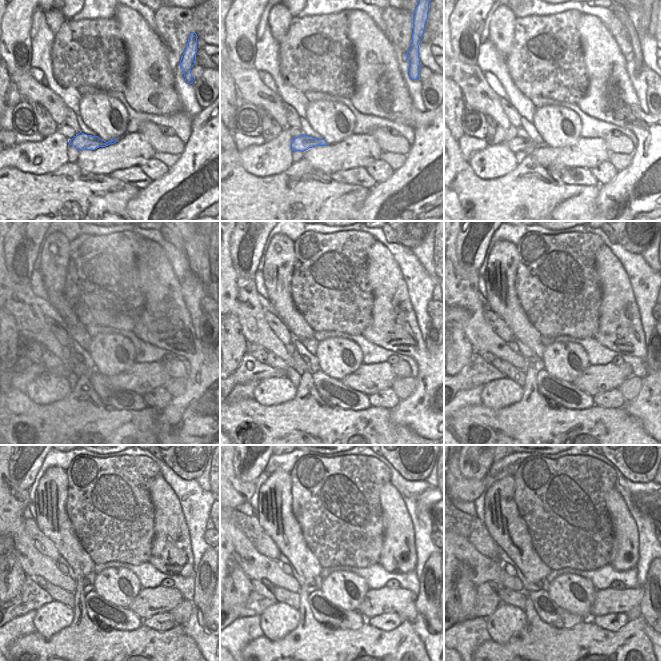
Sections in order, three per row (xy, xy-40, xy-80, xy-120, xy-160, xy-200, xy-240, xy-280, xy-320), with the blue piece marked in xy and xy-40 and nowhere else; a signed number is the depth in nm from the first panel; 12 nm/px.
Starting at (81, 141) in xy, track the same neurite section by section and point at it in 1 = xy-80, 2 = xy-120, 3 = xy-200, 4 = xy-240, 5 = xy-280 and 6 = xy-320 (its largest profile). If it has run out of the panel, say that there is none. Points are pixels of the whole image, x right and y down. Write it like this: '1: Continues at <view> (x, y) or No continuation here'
1: Continues at xy-80 (516, 144)
2: Continues at xy-120 (64, 368)
3: Continues at xy-200 (477, 371)
4: Continues at xy-240 (31, 597)
5: Continues at xy-280 (260, 598)
6: Continues at xy-320 (487, 600)

